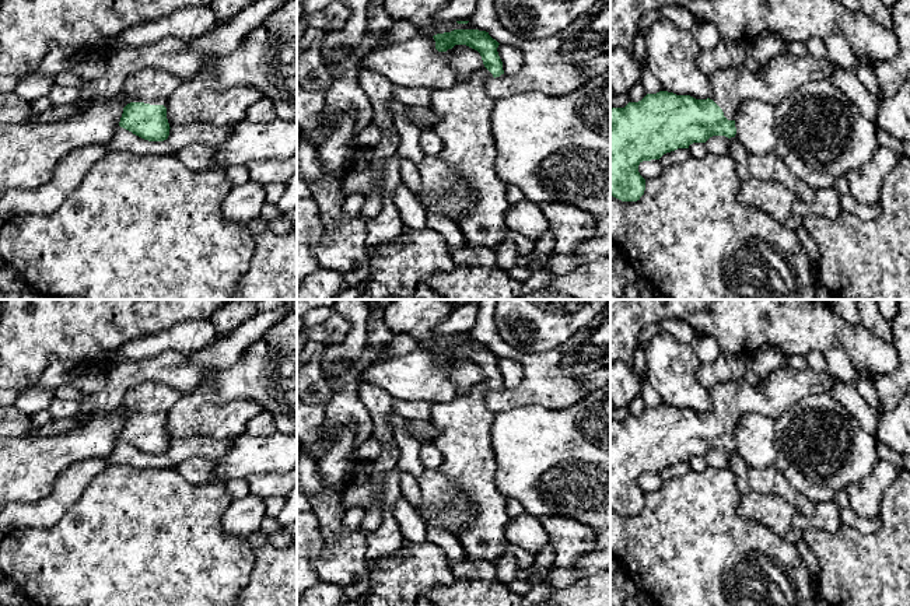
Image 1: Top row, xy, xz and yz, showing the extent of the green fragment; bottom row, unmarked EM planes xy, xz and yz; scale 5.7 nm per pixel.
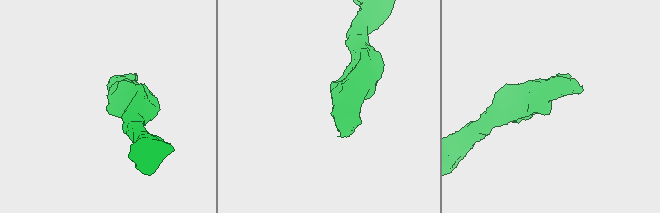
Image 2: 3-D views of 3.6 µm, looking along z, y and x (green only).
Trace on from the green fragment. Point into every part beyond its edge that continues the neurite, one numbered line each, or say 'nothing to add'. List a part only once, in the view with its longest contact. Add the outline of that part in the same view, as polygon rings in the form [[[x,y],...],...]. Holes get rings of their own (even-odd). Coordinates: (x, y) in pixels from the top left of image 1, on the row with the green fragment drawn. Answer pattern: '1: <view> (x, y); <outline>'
1: xy (150, 86); [[[144,69],[129,77],[120,92],[130,97],[125,106],[130,102],[144,102],[168,108],[168,99],[181,83],[181,78],[167,71]]]

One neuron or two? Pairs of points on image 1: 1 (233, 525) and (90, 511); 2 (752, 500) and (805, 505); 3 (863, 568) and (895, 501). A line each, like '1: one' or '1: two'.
1: two
2: two
3: one

